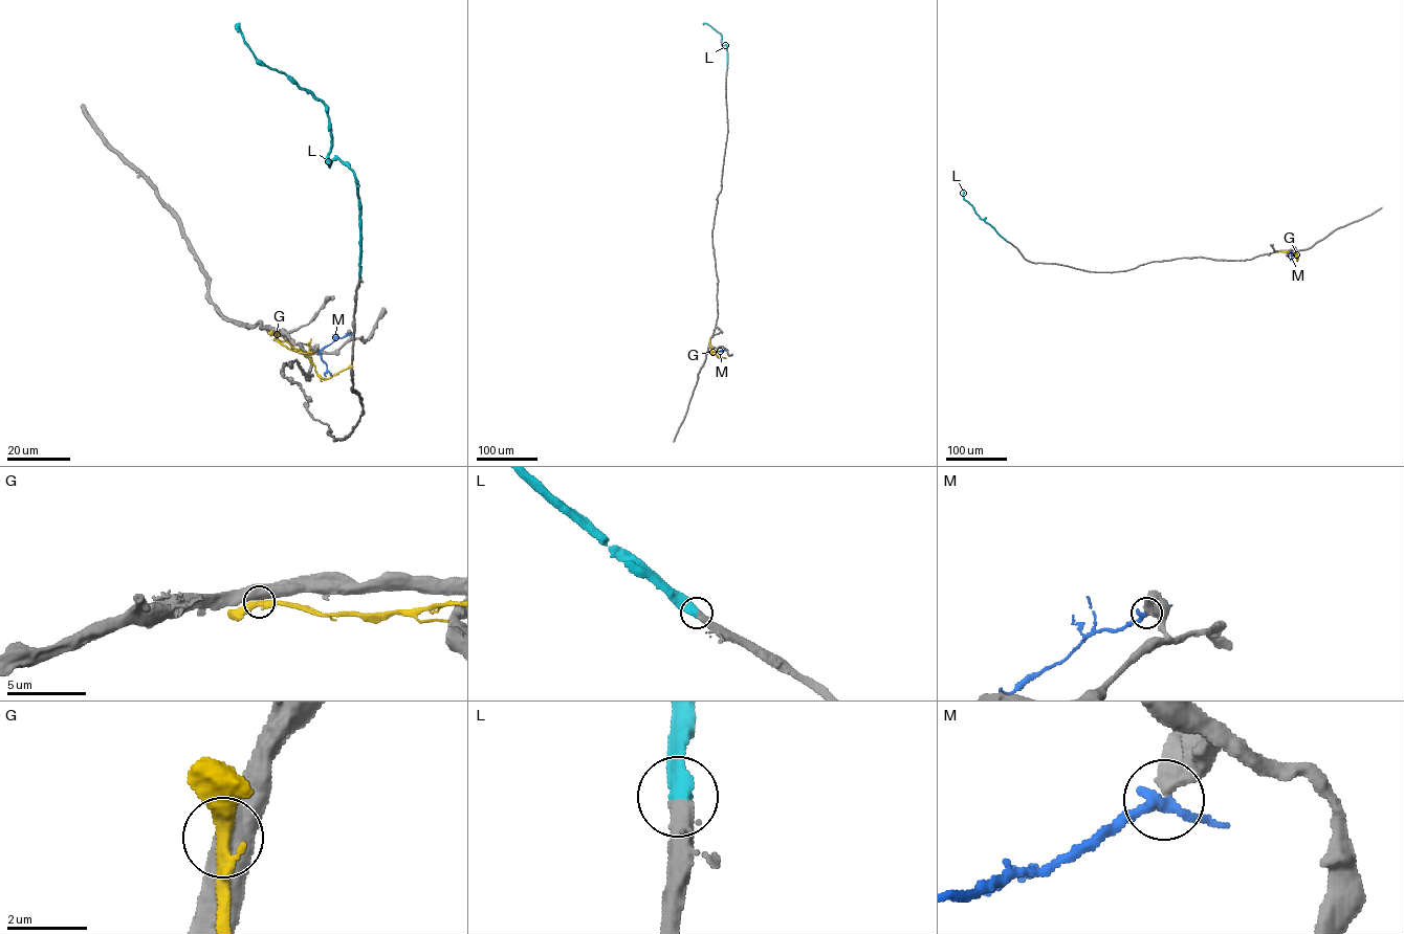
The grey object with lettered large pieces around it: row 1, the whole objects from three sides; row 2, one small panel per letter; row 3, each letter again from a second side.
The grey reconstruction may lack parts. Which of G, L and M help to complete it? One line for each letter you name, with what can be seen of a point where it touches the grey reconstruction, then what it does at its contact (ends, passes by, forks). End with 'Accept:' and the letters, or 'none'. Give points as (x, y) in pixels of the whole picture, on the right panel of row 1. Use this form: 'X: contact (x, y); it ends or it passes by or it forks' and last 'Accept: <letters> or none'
L: contact (1006, 241); it ends
Accept: L

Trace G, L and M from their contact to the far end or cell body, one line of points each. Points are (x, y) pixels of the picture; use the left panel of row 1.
G: (271, 330), (279, 332), (276, 338), (288, 342), (308, 357), (322, 378), (329, 378), (352, 364)
L: (359, 276), (356, 178), (338, 159), (329, 165), (328, 108), (283, 73), (262, 63), (236, 23)
M: (348, 334), (335, 338), (320, 352), (331, 375)

